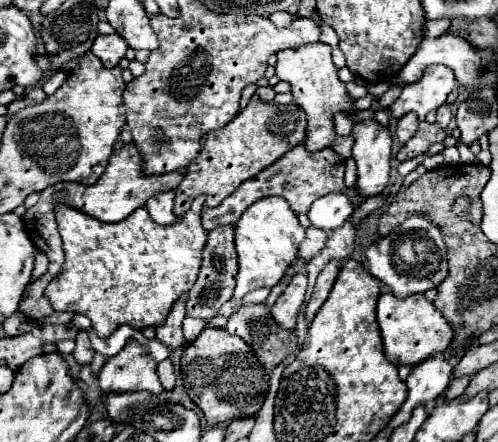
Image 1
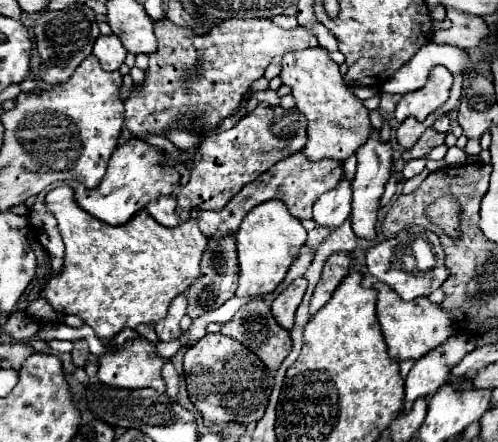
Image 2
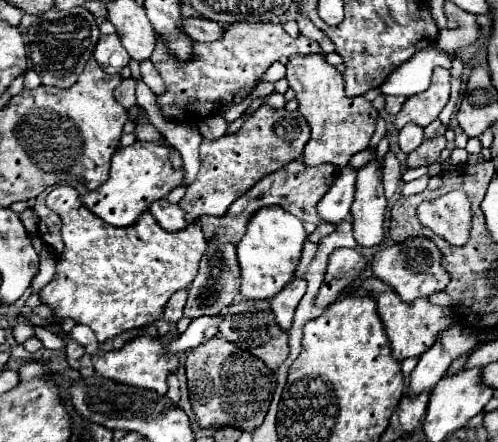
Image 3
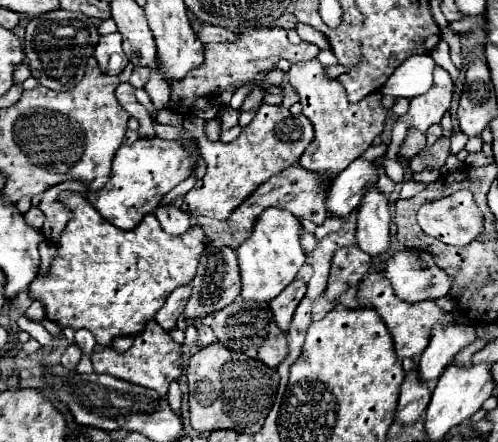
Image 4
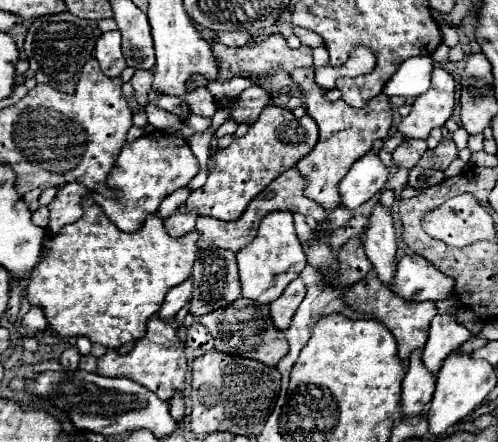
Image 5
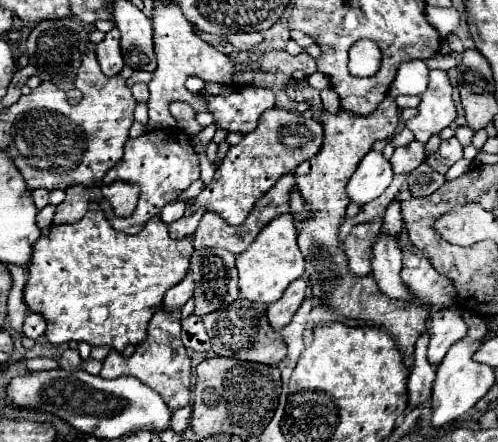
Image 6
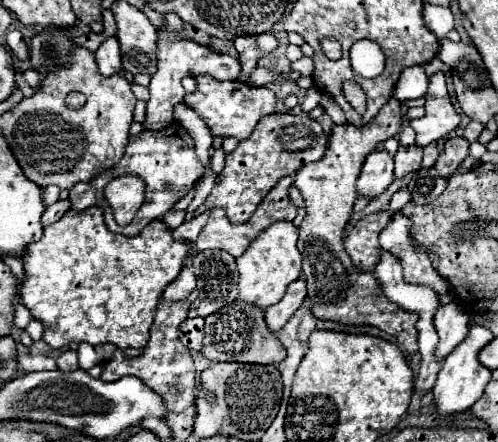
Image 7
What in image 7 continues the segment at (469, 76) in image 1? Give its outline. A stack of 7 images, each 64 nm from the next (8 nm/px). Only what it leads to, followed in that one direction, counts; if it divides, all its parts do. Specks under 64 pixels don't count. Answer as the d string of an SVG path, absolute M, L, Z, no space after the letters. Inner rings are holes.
M423 65L412 66L404 69L396 88L394 88L394 98L400 102L404 100L416 100L424 96L428 88L428 78Z

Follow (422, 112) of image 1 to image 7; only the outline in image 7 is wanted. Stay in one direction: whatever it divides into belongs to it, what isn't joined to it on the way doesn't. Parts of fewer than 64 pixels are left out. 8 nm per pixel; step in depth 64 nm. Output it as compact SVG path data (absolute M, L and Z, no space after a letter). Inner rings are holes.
M442 72L430 78L426 100L426 116L420 120L410 120L410 126L416 130L416 144L432 144L442 136L454 132L460 126L460 116L450 102L446 88L446 78Z

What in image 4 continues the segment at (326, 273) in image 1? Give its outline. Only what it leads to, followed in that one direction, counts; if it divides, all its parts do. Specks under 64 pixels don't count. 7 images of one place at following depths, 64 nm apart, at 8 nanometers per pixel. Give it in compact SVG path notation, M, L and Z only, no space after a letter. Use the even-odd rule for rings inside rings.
M354 246L340 248L336 256L332 258L332 272L328 278L328 288L326 288L328 300L334 302L350 286L358 284L368 274L370 264L372 264L370 256L362 252L360 248L354 248Z

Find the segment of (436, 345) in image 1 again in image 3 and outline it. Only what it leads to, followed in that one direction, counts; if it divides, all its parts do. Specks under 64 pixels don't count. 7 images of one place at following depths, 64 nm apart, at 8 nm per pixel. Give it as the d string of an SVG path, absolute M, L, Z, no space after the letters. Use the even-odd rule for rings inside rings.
M376 276L366 278L362 288L364 290L382 290L378 300L376 300L376 304L378 304L378 314L380 314L380 320L382 320L382 324L386 328L388 340L392 344L392 354L394 354L396 360L422 356L436 342L438 334L454 324L454 316L446 308L434 306L428 300L414 300L412 304L402 302L400 296L396 296L396 292Z

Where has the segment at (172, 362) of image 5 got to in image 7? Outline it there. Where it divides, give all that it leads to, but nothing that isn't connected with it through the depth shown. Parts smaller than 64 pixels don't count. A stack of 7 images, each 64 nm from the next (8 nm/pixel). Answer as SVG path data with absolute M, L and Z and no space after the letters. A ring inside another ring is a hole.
M160 300L158 310L156 310L156 320L152 326L152 336L150 336L148 346L144 348L144 354L138 358L126 358L126 354L116 350L114 356L104 364L102 380L116 382L122 376L136 376L164 400L170 412L182 412L188 406L192 406L196 400L196 394L194 394L196 368L190 356L190 350L178 338L178 328L188 318L188 310L190 310L188 300L180 300L180 302Z

